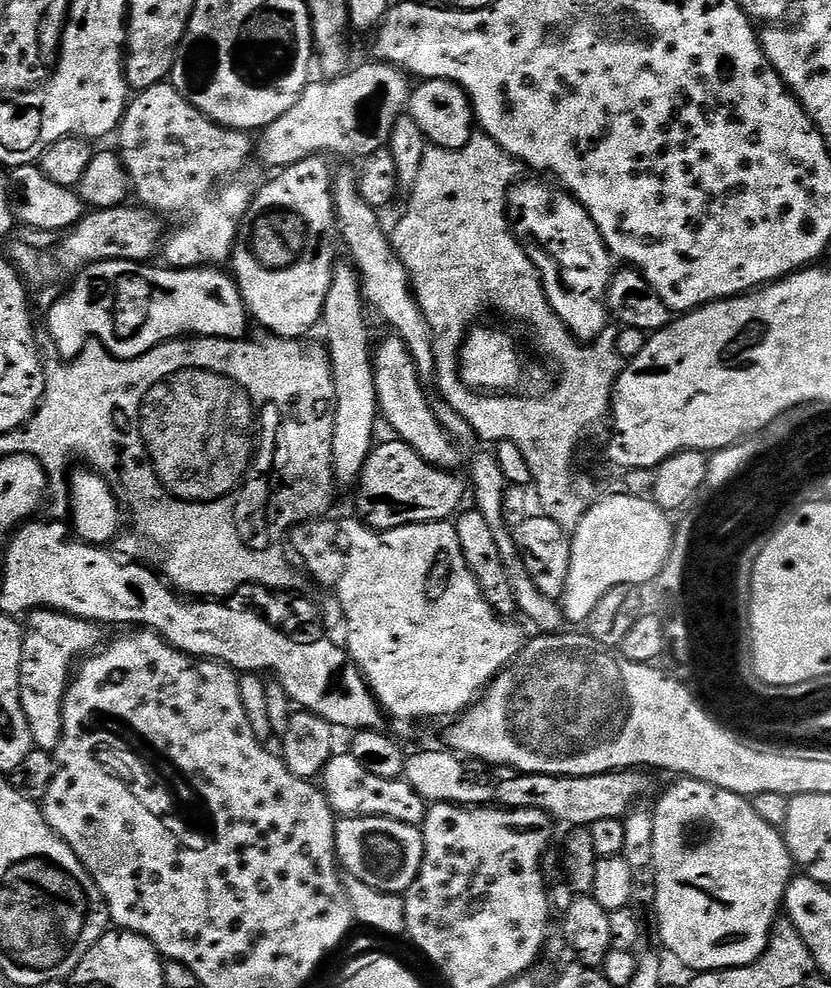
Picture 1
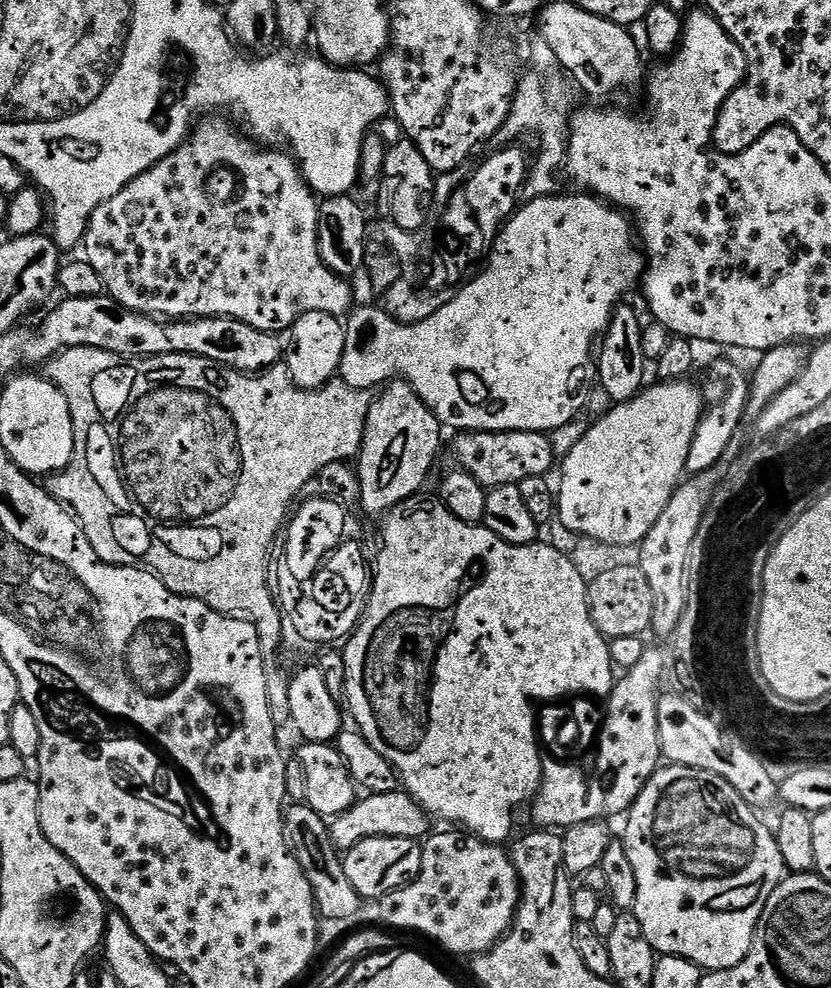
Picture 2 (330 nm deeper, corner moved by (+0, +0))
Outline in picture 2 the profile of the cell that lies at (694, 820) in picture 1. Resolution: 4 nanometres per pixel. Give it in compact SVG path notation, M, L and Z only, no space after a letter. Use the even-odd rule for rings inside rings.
M660 766L657 767L656 773L648 779L646 786L638 794L638 798L626 813L628 821L624 824L622 839L626 846L626 855L629 856L630 863L634 866L634 879L638 882L634 915L638 918L638 922L642 922L642 934L646 934L650 946L655 948L657 953L666 956L681 956L690 962L694 962L702 970L713 972L730 966L738 966L738 962L742 962L742 958L746 958L762 910L766 906L770 894L780 885L780 881L786 875L782 850L778 850L775 831L769 825L767 828L756 816L759 816L757 809L748 805L743 800L742 795L734 790L734 787L726 778L707 772L704 769Z

